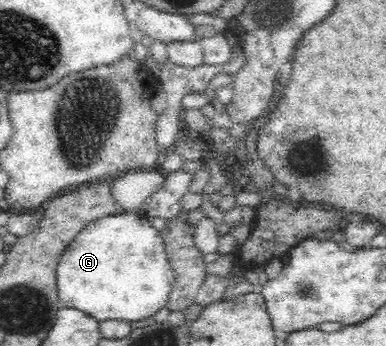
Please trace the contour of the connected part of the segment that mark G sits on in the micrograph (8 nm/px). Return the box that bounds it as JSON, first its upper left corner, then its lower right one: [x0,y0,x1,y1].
[56,212,175,323]

